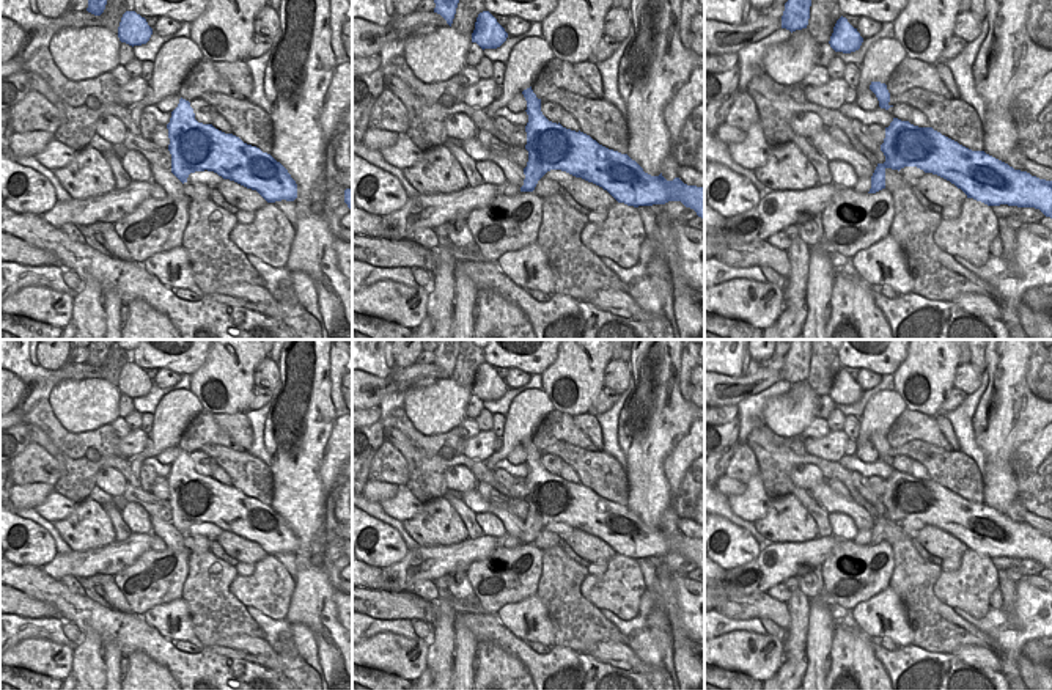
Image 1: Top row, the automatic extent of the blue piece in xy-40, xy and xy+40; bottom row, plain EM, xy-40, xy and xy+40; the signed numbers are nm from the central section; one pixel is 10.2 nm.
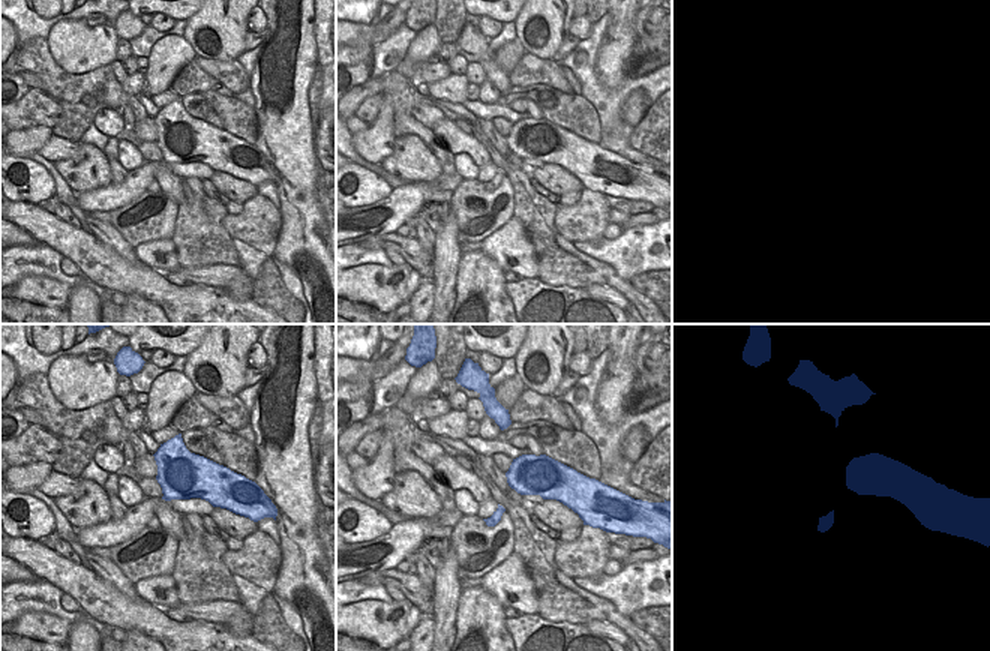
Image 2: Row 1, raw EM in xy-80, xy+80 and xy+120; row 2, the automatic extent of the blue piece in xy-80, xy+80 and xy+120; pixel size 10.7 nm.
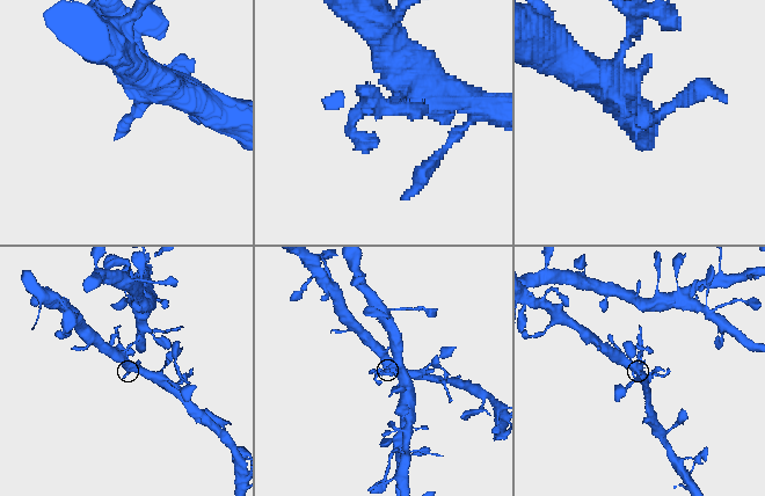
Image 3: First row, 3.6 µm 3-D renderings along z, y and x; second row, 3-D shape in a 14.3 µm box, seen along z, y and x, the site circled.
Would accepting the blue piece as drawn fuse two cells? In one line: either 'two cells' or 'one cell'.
two cells

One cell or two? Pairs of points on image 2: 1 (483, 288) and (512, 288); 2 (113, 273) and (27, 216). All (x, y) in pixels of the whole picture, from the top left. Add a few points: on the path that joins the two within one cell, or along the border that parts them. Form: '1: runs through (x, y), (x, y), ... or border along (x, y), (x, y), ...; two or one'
1: border along (506, 282), (506, 291), (515, 308); two
2: runs through (92, 257), (83, 248), (48, 228); one

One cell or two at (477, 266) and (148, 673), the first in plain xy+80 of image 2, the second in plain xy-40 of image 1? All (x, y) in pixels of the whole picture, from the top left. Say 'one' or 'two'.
one

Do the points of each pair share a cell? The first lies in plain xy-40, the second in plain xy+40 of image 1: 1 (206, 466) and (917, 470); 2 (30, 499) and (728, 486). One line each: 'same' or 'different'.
1: different
2: same

